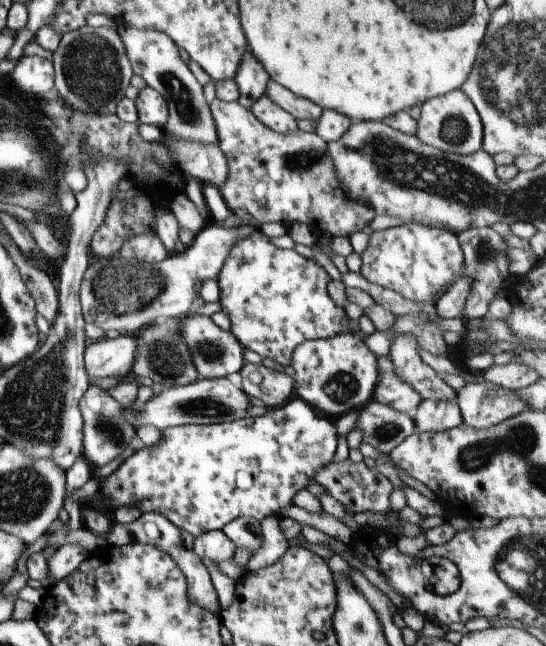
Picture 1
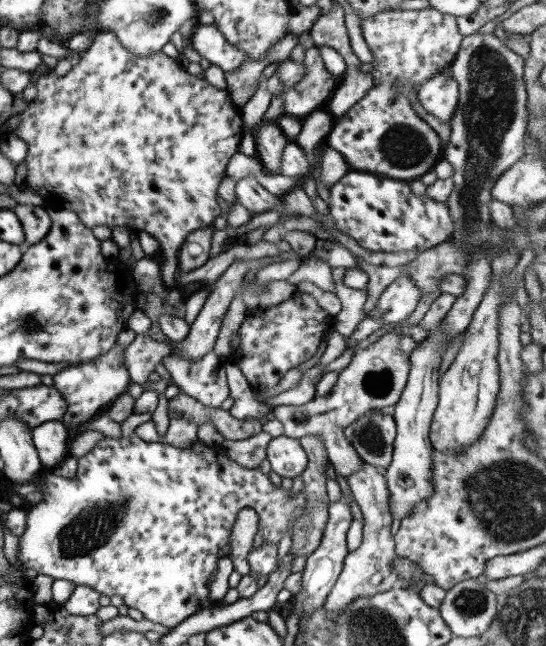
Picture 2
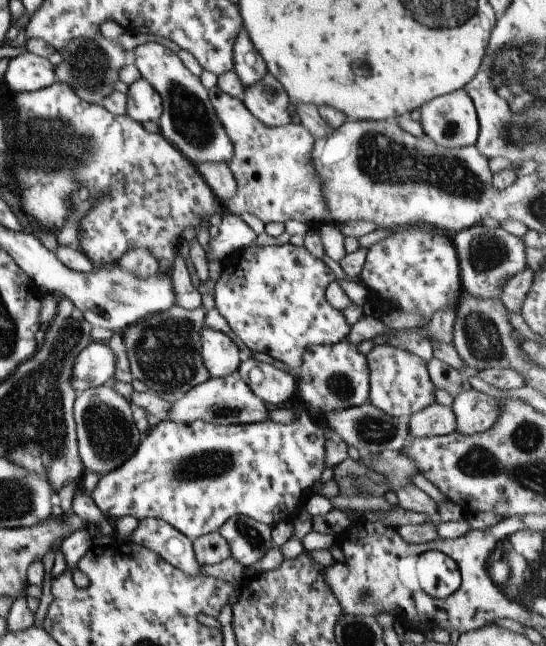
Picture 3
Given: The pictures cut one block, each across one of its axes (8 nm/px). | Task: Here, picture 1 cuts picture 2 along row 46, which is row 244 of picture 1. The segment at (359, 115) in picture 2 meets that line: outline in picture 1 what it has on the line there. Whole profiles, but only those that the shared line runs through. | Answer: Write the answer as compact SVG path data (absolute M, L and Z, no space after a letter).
M416 222L370 231L368 246L361 258L360 274L368 282L398 292L408 300L425 302L426 308L436 303L433 301L438 294L460 280L464 266L464 252L456 233Z

